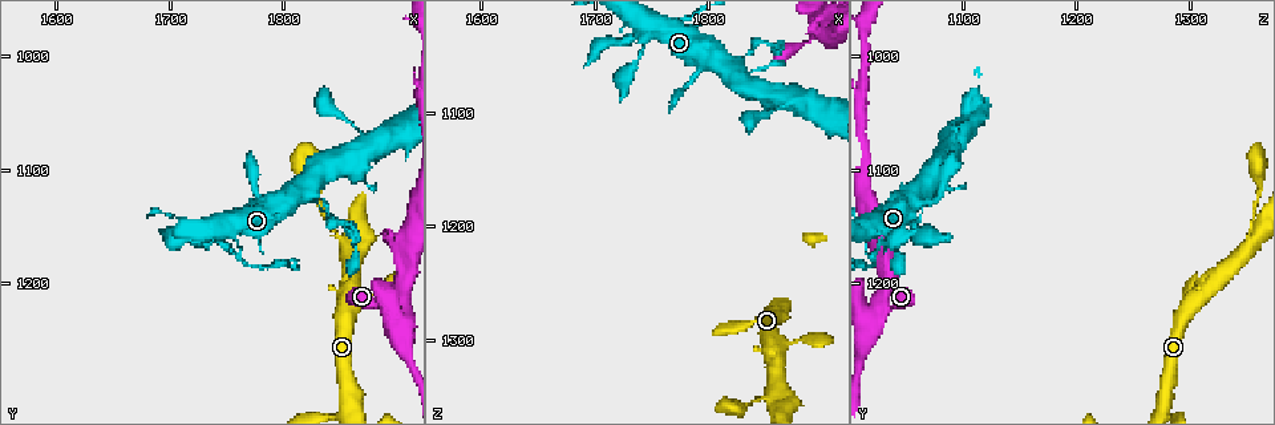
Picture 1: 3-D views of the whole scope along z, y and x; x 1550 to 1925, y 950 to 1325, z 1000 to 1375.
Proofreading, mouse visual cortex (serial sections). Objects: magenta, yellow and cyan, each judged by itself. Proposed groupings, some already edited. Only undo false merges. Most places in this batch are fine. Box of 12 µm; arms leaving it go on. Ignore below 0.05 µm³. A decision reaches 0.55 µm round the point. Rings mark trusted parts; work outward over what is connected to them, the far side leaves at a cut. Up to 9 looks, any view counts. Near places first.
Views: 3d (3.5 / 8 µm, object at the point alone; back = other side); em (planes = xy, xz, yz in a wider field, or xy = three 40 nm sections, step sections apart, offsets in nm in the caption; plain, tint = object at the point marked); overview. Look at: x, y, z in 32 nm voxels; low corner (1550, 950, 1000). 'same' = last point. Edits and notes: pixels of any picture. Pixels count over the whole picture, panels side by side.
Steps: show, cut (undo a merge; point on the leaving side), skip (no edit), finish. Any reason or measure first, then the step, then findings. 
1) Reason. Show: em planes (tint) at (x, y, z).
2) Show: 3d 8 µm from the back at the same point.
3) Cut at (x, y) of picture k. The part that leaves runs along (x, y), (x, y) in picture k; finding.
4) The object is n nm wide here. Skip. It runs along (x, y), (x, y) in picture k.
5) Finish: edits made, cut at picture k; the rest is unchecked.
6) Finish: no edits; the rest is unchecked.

Thick turns thin. Show: 3d 3.5 µm at (1838, 1128, 1046).

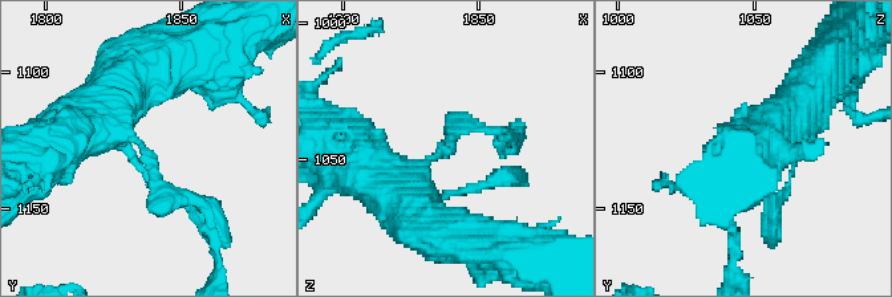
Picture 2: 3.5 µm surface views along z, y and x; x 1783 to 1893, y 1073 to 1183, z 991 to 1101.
Shape alone is not enough. Show: em xy step 5 (tint) at (1837, 1129, 1047).

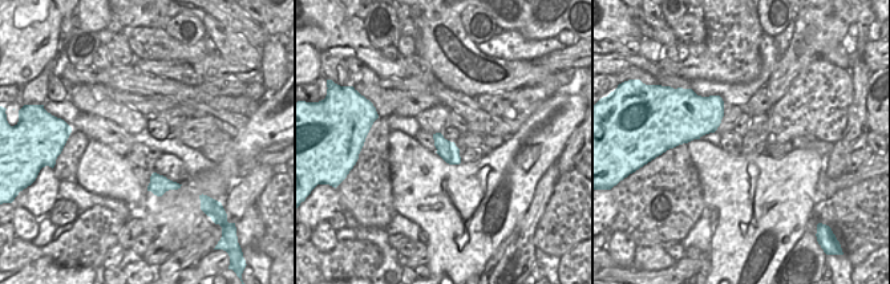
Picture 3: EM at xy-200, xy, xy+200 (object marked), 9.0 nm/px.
The arms are 150, 700 nm wide. Skip. Continuous, no second cell.

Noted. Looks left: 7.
Thick turns thin. Show: 3d 3.5 µm at (1848, 1052, 1102).

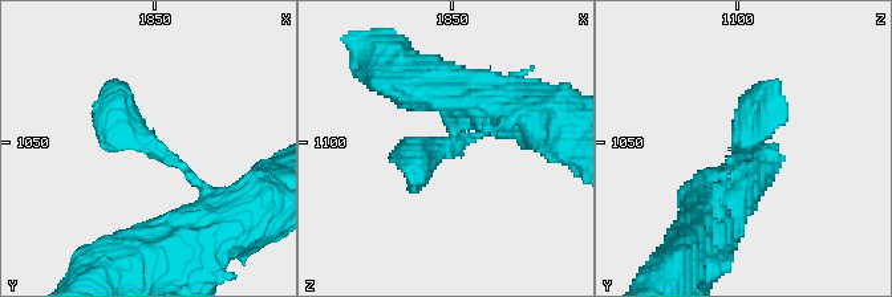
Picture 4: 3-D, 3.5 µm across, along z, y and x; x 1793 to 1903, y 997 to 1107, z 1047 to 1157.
Now the EM. Show: em xy step 5 (tint) at (1849, 1051, 1103).

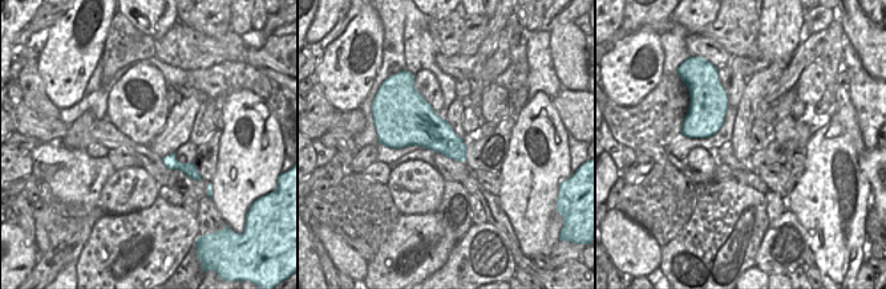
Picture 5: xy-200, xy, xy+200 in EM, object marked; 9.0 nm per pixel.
Show: em xy step 2 (tint) at the same point.

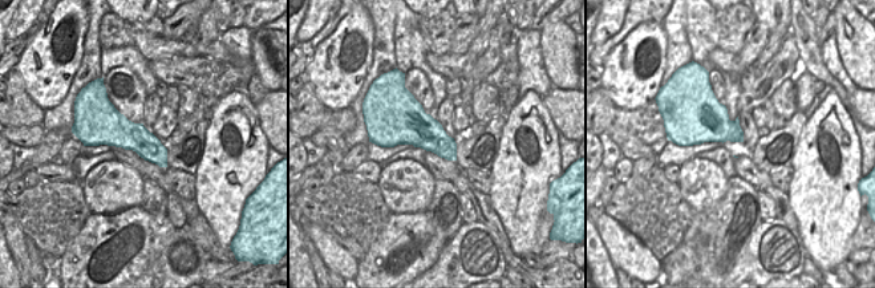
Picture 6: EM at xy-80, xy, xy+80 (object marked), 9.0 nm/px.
Skip. It runs along (209, 203), (193, 174), (124, 126), (114, 81) in picture 4; all the same cell.

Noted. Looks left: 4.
Show: 3d 3.5 µm at (1892, 1208, 1300).

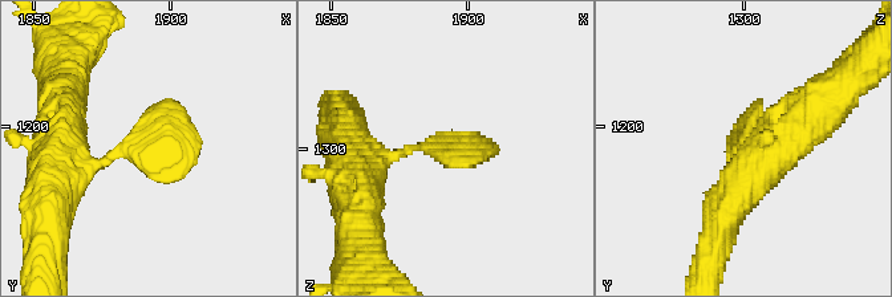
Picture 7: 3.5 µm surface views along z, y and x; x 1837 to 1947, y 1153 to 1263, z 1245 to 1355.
Show: em xy step 2 (tint) at (1893, 1207, 1301).

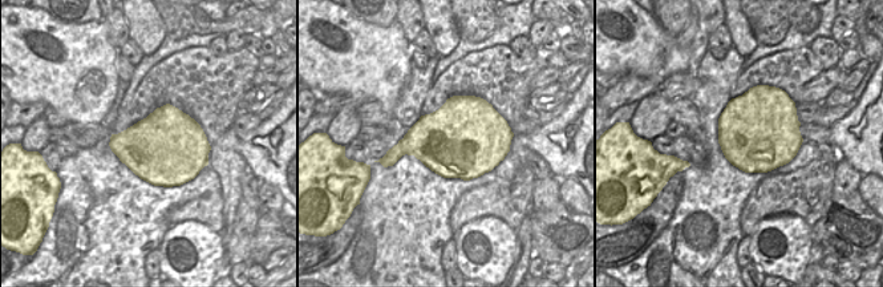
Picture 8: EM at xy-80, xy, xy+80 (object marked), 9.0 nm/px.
Cut it another way. Show: em xy step 5 (tint) at the same point.

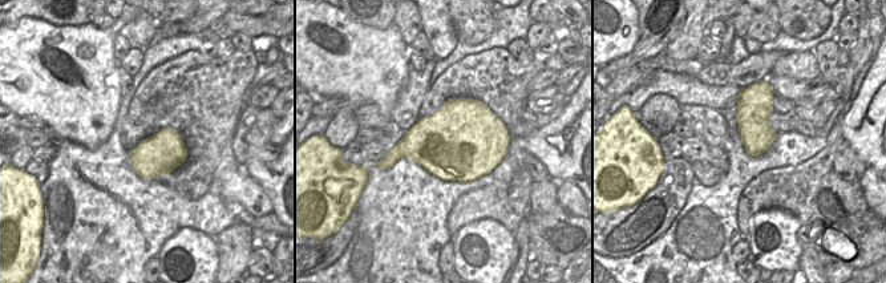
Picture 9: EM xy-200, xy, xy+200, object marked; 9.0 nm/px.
The object is 750 nm wide here. Skip. It runs along (69, 174), (146, 150), (170, 101) in picture 7; one cell here.

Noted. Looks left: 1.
Finish: no edits; the rest is unchecked.

